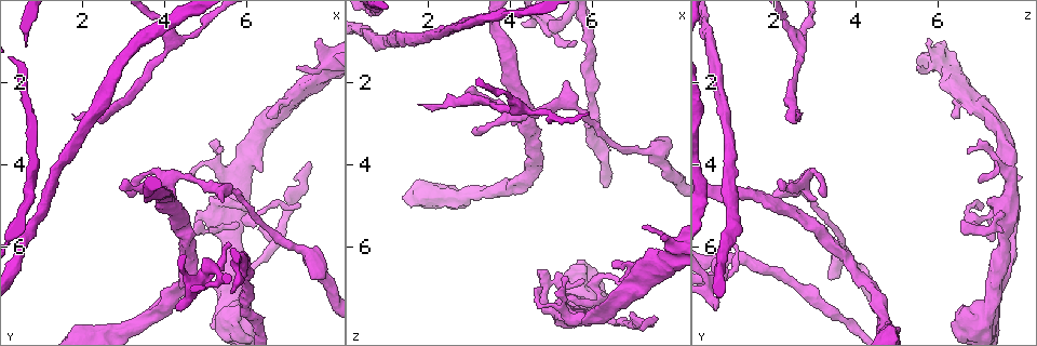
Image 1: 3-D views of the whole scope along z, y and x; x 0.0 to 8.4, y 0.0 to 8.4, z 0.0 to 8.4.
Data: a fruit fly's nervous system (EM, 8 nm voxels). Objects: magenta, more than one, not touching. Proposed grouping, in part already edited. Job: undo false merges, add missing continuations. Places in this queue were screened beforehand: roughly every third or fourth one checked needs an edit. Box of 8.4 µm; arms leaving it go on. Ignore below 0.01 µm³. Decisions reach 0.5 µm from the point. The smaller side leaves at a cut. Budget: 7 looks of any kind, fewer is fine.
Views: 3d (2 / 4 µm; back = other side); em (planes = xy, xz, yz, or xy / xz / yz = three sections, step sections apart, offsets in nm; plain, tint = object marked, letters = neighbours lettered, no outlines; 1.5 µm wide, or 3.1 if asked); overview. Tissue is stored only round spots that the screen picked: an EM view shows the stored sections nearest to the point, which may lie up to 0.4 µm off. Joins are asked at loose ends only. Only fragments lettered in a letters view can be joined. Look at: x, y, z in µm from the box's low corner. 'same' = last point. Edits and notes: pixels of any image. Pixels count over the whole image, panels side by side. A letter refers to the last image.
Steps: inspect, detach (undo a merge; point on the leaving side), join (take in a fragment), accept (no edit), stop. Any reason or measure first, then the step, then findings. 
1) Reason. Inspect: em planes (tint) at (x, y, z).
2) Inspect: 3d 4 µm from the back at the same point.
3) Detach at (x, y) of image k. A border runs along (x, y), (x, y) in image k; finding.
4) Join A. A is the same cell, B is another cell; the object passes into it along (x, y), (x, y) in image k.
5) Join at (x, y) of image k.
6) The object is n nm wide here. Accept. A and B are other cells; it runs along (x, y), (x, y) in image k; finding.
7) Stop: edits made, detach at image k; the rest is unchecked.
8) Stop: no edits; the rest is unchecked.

Tapers out. Inspect: em planes (letters) at (6.60, 5.80, 7.30).

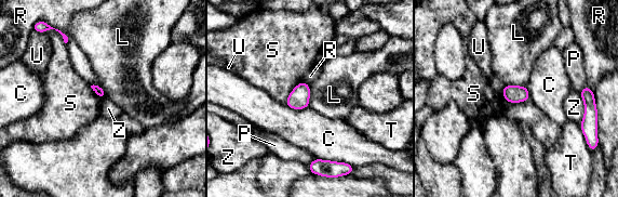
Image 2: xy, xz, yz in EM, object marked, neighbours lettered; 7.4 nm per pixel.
The object is 70 nm wide here. Accept. C, L, P, R, S, T, U and Z are other cells; a border runs along (580, 93), (583, 117), (579, 125) in image 2; no lettered fragment goes on from it.

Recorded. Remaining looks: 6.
An open end. Inspect: em xy step 4 (letters) at (7.55, 3.95, 7.70).

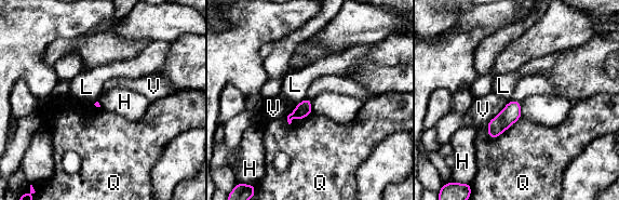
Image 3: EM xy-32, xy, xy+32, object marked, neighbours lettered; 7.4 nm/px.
Accept. H, L, Q and V are other cells; a border runs along (520, 102), (522, 116) in image 3; no lettered fragment goes on from it.

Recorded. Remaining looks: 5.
Free end. Inspect: em planes (letters) at (2.95, 4.40, 2.15).

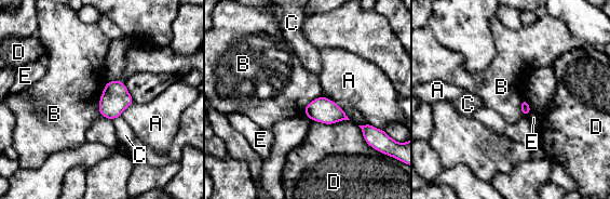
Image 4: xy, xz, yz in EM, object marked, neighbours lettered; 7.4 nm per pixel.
Accept. A, B, C, D and E are other cells; a border runs along (107, 81), (98, 104), (103, 117) in image 4; none of them fits.

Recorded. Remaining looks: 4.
Stop: no edits; the rest is unchecked.

